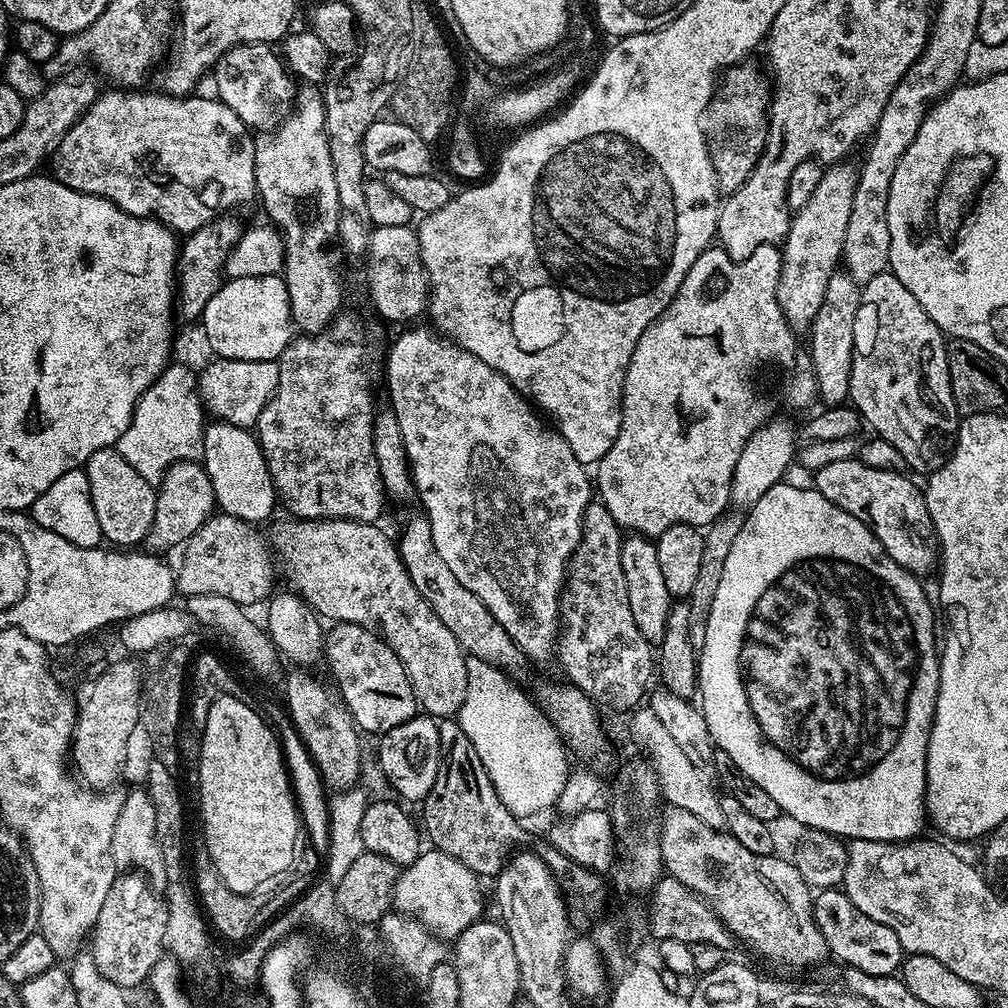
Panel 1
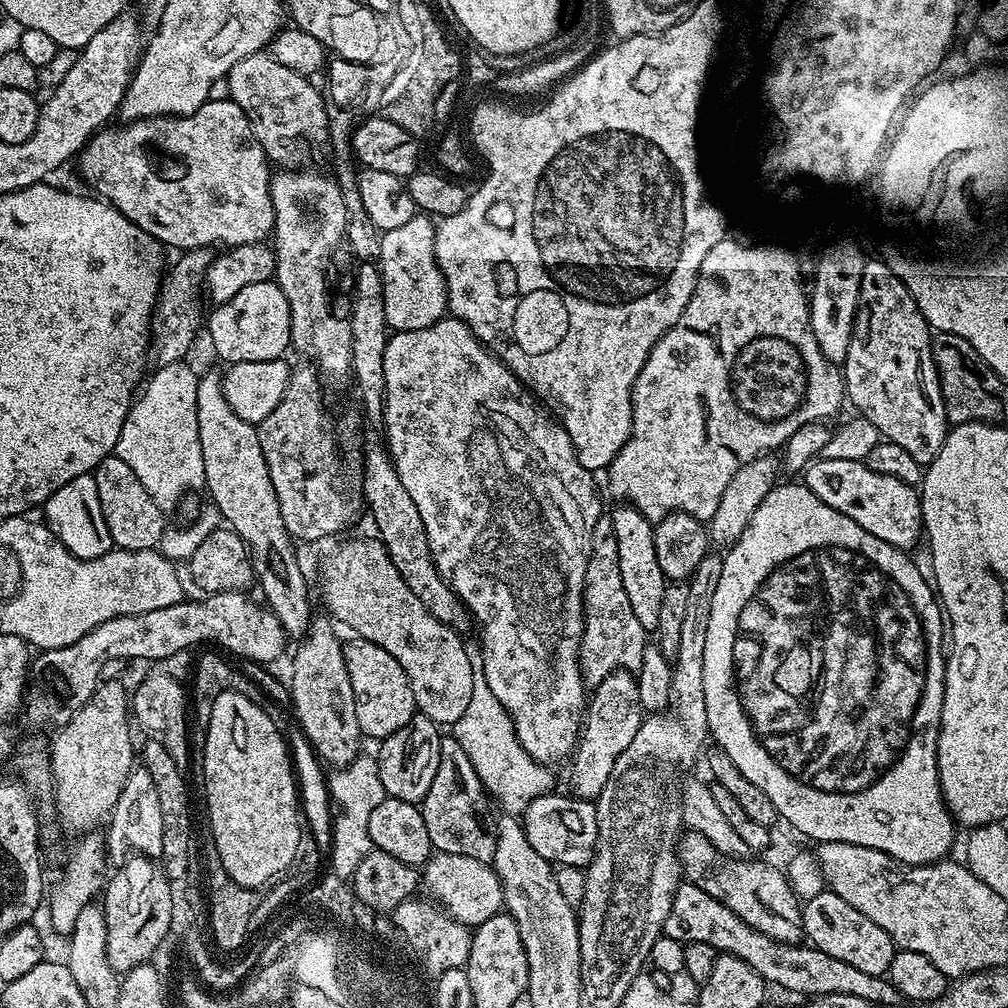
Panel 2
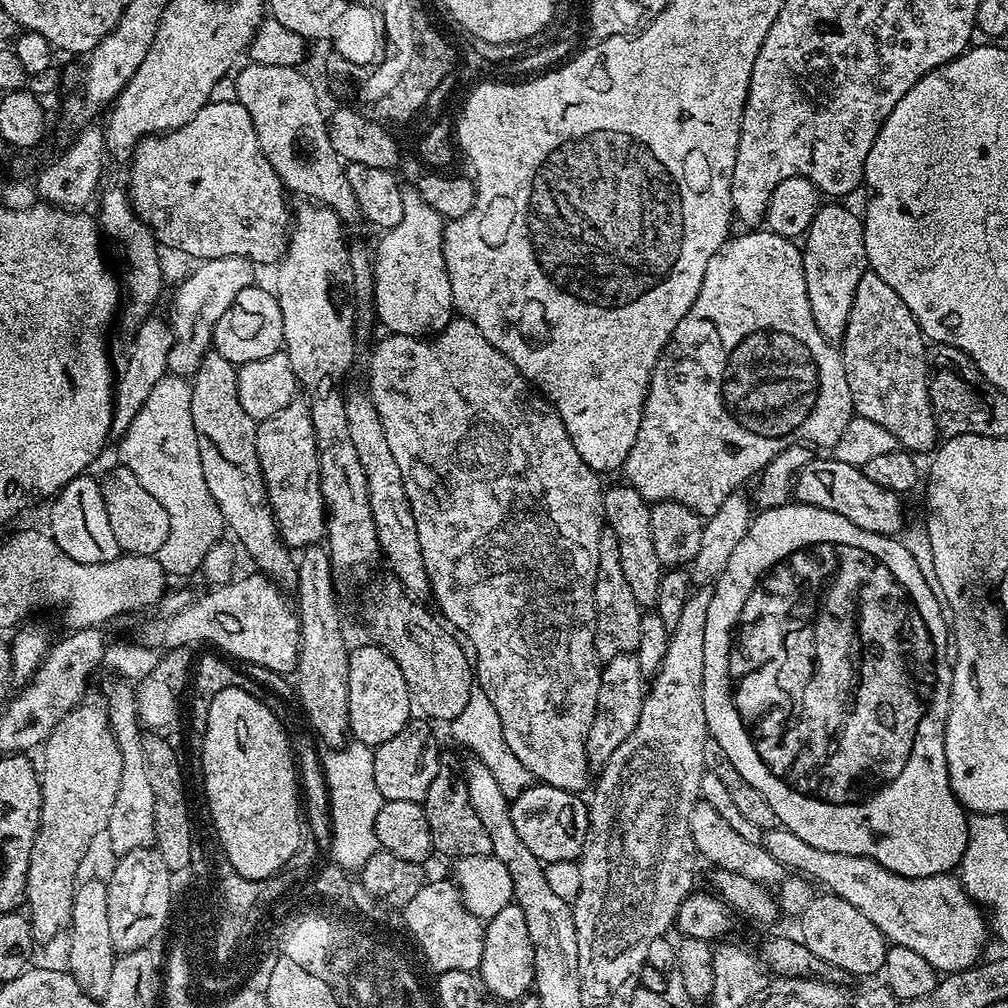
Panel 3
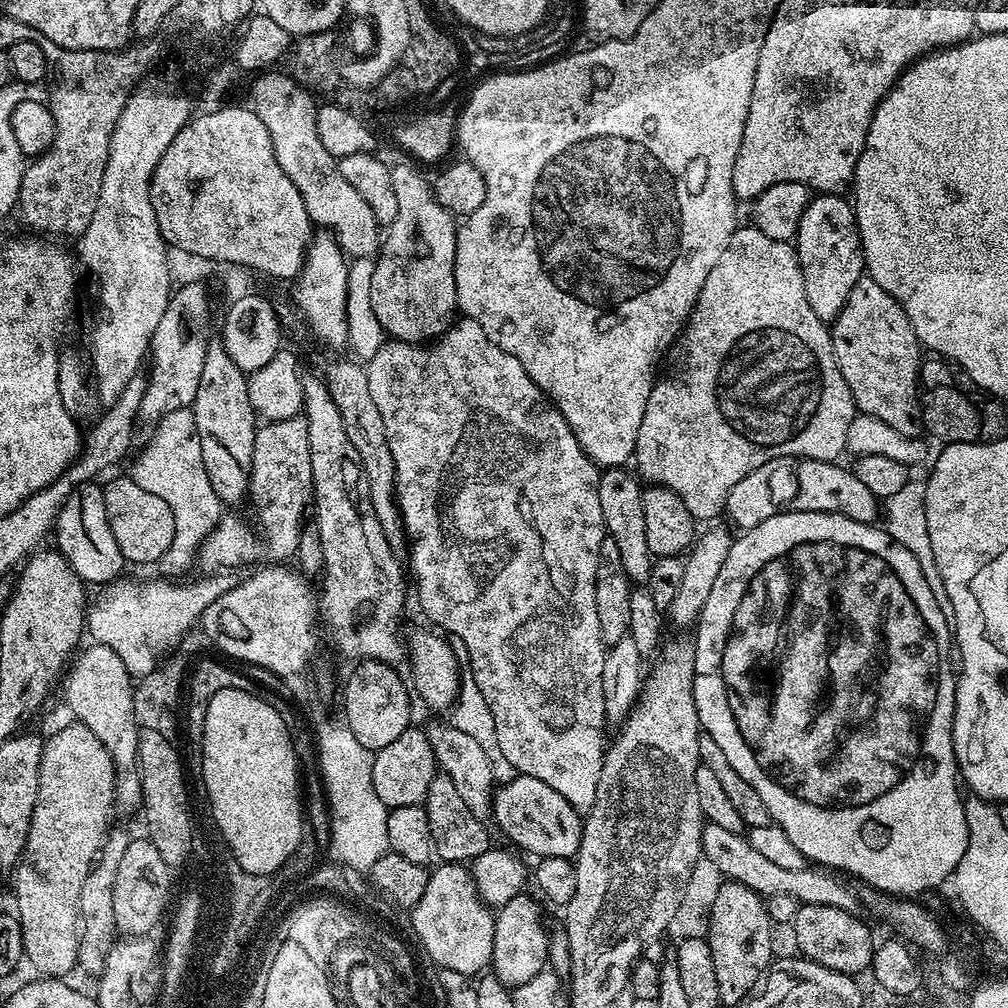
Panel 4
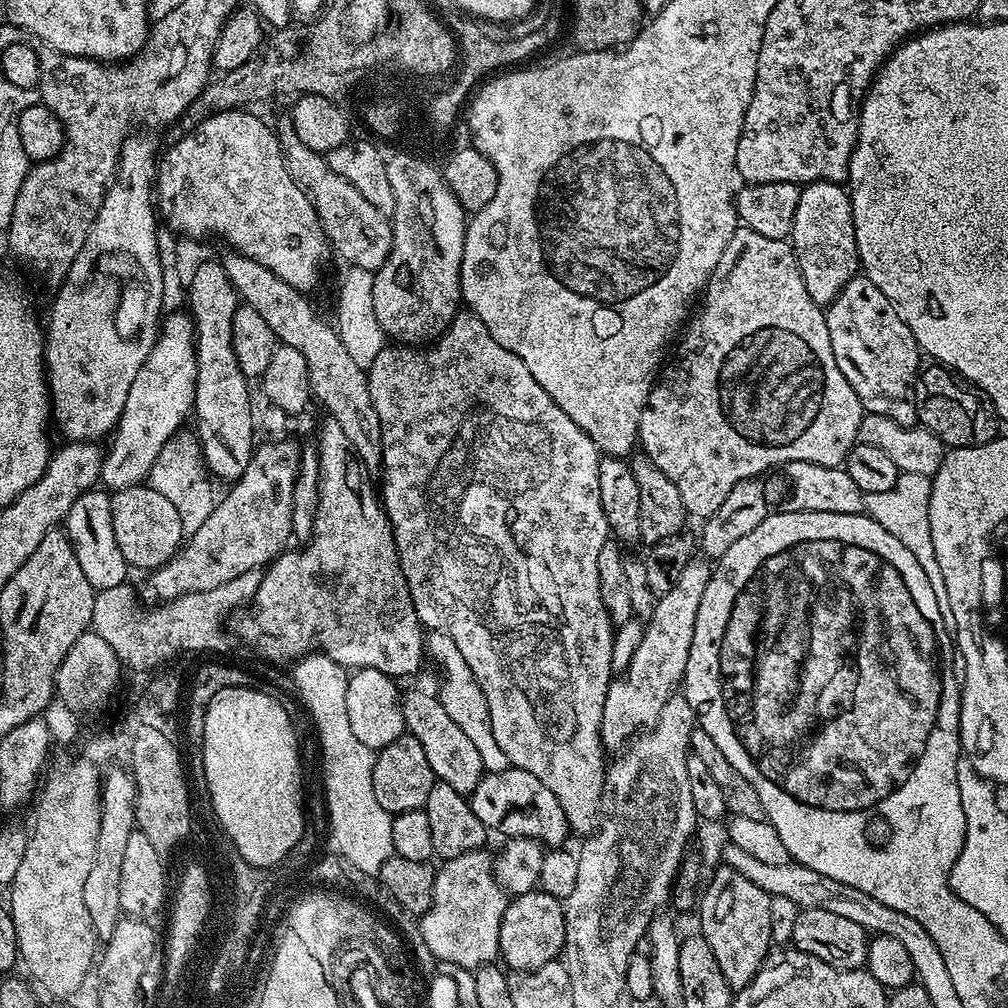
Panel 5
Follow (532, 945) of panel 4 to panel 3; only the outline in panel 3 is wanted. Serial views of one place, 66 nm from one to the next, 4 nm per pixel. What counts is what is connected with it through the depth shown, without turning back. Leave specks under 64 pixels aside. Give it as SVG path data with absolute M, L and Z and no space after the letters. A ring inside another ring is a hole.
M508 904L484 929L484 949L478 969L478 980L489 997L505 1002L519 1001L529 995L535 978L534 946L531 945L526 919L519 906Z

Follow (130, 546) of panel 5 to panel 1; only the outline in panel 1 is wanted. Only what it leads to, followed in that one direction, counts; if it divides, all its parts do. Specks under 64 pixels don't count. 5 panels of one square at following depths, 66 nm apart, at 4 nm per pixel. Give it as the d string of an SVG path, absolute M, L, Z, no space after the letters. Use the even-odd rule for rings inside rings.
M115 447L95 452L88 460L86 471L94 514L98 514L98 526L102 526L103 539L112 546L136 546L139 540L140 543L147 541L156 513L157 489L153 484L142 478Z

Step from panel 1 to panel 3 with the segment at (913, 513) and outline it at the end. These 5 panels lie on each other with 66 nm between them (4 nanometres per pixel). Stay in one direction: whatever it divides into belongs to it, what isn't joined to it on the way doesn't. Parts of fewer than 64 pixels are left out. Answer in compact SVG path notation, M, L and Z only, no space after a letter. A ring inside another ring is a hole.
M813 458L799 472L794 496L799 503L842 514L842 518L850 518L854 526L862 526L862 530L870 530L883 536L895 537L906 524L904 508L900 505L901 497L897 493L886 490L886 486L878 486L878 482L870 482L863 468L855 468L831 458Z

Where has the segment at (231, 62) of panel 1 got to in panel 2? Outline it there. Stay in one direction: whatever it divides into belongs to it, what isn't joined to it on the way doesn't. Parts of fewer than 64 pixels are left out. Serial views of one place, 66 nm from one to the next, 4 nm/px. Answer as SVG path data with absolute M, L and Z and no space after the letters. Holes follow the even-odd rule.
M267 51L255 52L234 66L226 77L227 95L246 114L254 130L254 138L262 146L264 155L276 166L288 166L296 156L296 147L305 136L312 144L329 139L328 109L325 97L312 85L307 76L299 76L294 70L282 66Z

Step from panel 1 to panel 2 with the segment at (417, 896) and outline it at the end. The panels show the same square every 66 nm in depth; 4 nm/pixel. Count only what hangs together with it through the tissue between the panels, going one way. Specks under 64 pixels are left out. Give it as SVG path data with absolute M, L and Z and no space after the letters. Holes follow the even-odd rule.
M436 852L422 868L422 888L449 916L475 930L486 918L501 915L504 908L502 882L492 864L466 858L466 854Z

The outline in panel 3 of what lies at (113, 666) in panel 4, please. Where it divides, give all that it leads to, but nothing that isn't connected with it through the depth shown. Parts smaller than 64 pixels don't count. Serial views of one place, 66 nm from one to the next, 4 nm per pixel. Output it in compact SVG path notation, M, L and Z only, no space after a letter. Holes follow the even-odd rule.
M123 678L113 679L108 688L106 711L118 750L122 754L122 779L118 782L118 798L114 798L114 810L110 810L110 822L106 840L112 843L117 857L130 850L150 848L156 843L156 814L154 810L154 786L150 786L150 774L146 774L146 758L142 754L142 728L140 715L136 713L136 690Z

